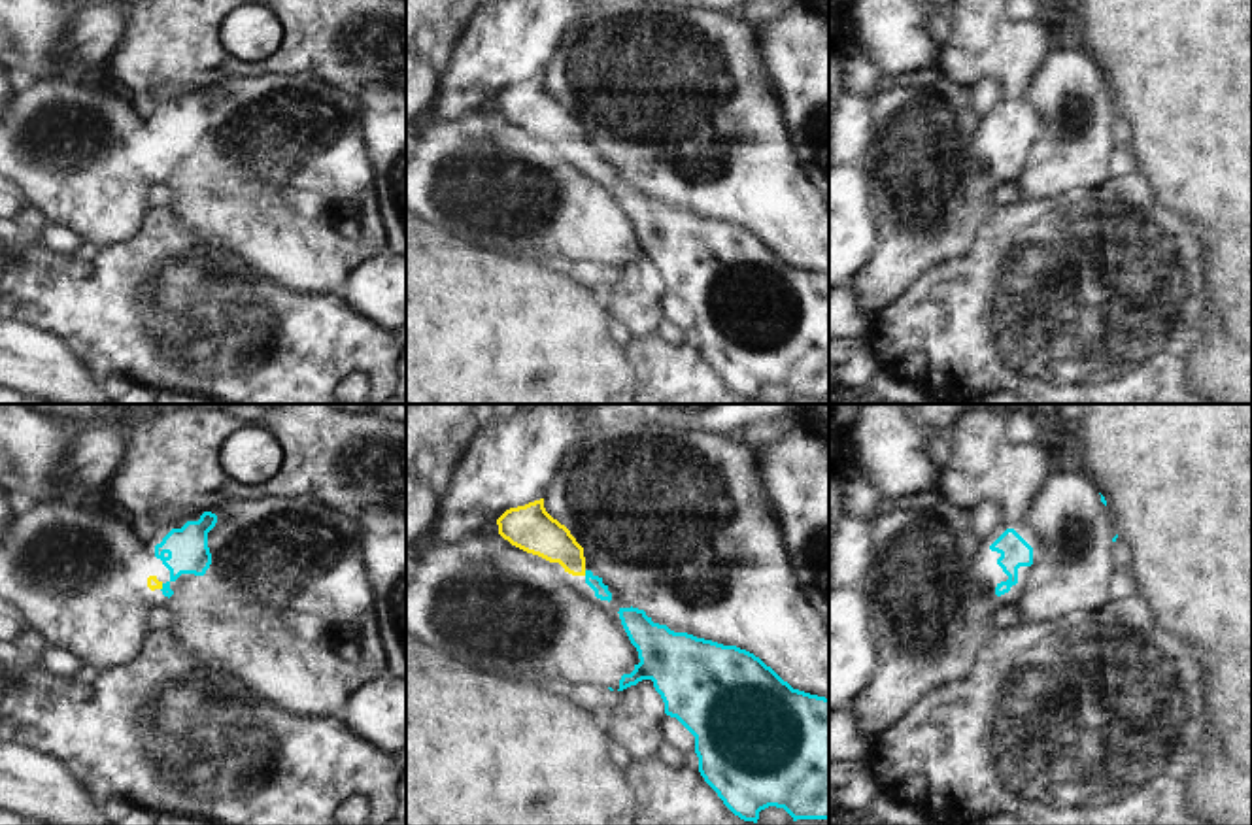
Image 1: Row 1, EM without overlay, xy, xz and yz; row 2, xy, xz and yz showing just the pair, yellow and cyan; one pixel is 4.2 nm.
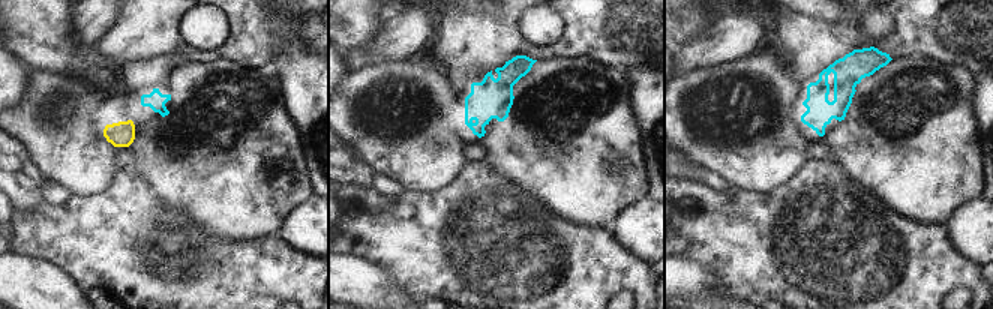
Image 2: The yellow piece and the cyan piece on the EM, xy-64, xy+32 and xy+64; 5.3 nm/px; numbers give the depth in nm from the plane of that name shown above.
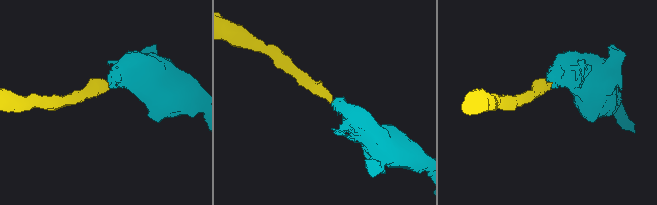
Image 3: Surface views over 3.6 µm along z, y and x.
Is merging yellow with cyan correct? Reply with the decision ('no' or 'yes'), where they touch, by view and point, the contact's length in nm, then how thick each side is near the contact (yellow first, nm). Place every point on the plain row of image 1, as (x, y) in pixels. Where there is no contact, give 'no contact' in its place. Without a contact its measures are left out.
yes; meets yellow in xz at (584, 150); contact 30 nm long; 180 nm thick on the yellow side, 60 nm on the other

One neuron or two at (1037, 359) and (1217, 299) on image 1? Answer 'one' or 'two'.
two

